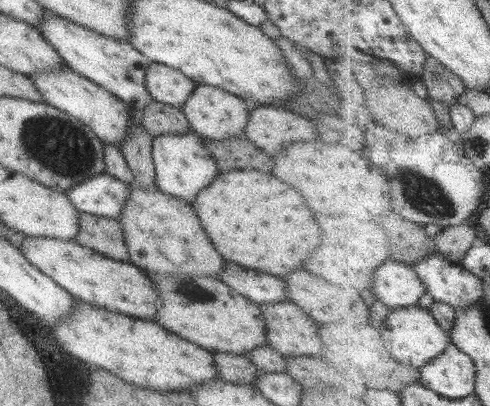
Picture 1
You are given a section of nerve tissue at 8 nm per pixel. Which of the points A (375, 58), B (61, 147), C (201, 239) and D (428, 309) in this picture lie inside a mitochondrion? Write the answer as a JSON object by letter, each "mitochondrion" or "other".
{"A":"other","B":"mitochondrion","C":"other","D":"other"}

